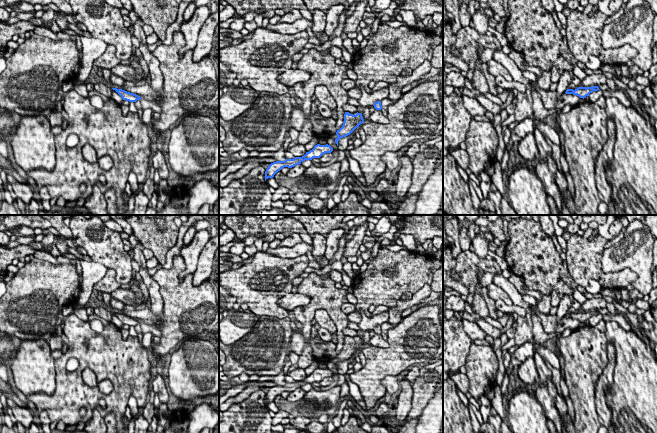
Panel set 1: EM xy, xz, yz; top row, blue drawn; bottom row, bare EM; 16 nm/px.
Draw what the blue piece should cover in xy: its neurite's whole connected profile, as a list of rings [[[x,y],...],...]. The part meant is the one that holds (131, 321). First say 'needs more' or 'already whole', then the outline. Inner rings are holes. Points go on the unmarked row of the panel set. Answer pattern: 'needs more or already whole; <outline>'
already whole; [[[112,312],[112,313],[115,314],[122,321],[123,324],[126,324],[129,326],[136,326],[137,324],[141,323],[141,321],[139,321],[134,317],[130,317],[125,314],[117,313],[117,312]]]

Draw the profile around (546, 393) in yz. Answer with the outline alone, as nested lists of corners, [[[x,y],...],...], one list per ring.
[[[551,377],[546,384],[537,384],[535,397],[539,401],[547,419],[551,420],[558,433],[562,432],[560,415],[555,407],[557,388]]]

